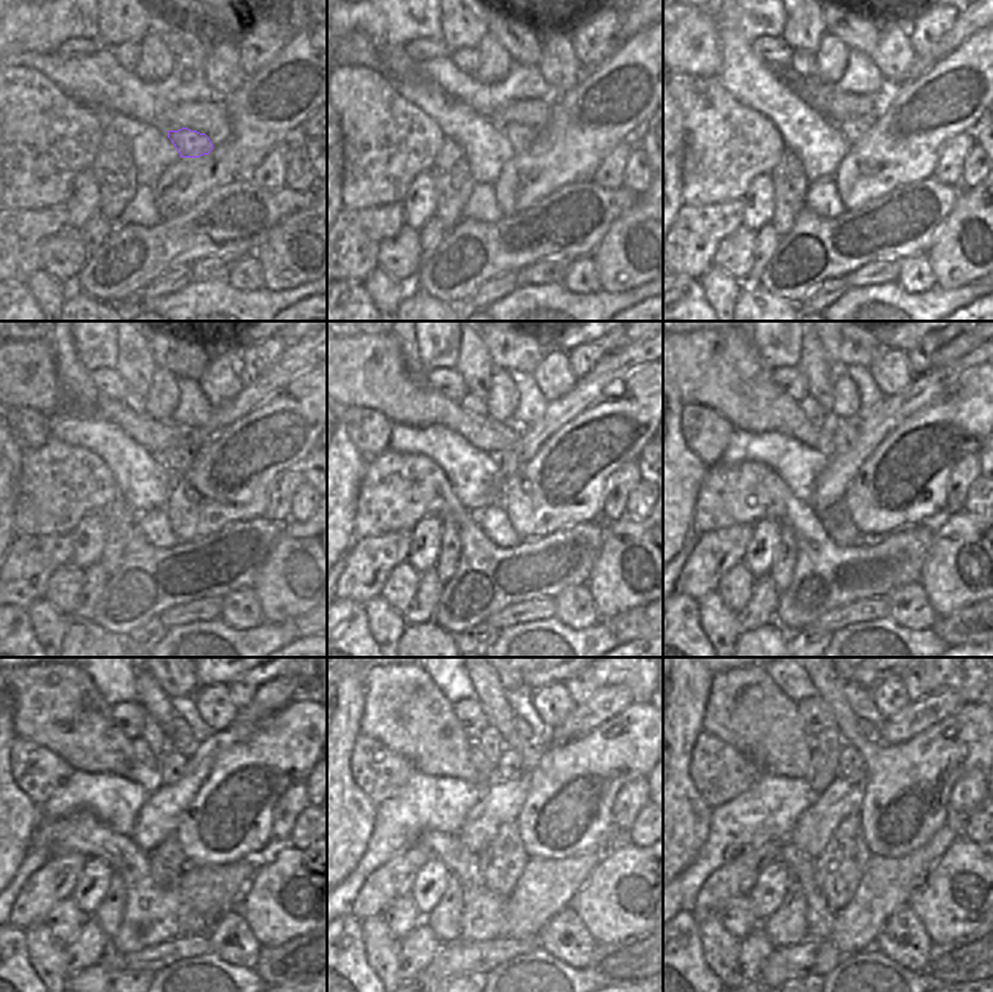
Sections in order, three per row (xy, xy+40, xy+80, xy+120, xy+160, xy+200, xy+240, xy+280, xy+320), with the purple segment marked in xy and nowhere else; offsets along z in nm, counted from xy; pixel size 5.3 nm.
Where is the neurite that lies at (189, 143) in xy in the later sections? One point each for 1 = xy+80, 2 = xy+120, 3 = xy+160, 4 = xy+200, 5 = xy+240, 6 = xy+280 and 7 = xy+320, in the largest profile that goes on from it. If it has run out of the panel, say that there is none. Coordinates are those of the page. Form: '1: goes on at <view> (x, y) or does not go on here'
1: goes on at xy+80 (854, 129)
2: goes on at xy+120 (179, 459)
3: goes on at xy+160 (507, 461)
4: goes on at xy+200 (843, 431)
5: goes on at xy+240 (171, 769)
6: goes on at xy+280 (509, 767)
7: goes on at xy+320 (851, 761)

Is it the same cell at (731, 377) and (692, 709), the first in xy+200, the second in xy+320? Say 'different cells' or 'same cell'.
different cells

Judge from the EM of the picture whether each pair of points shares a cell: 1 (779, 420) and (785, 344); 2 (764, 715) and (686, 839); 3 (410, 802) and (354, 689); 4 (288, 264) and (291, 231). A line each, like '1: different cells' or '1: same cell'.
1: different cells
2: different cells
3: different cells
4: same cell

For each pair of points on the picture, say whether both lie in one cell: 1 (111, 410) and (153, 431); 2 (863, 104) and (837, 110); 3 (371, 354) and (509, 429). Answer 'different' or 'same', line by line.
1: same
2: same
3: same

